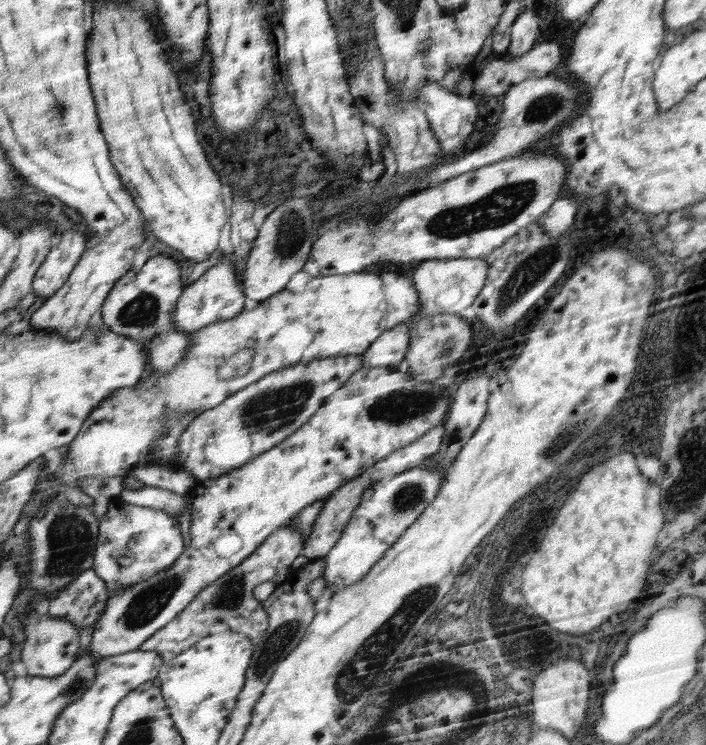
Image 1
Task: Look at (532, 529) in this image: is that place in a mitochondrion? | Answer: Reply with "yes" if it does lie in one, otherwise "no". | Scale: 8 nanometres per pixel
no

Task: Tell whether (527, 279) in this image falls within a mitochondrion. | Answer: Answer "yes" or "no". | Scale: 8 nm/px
yes

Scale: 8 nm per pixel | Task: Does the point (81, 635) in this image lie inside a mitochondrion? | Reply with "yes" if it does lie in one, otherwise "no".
no

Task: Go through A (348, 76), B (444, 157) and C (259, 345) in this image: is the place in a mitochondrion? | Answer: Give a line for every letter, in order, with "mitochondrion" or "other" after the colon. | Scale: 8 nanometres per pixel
A: other
B: other
C: other

